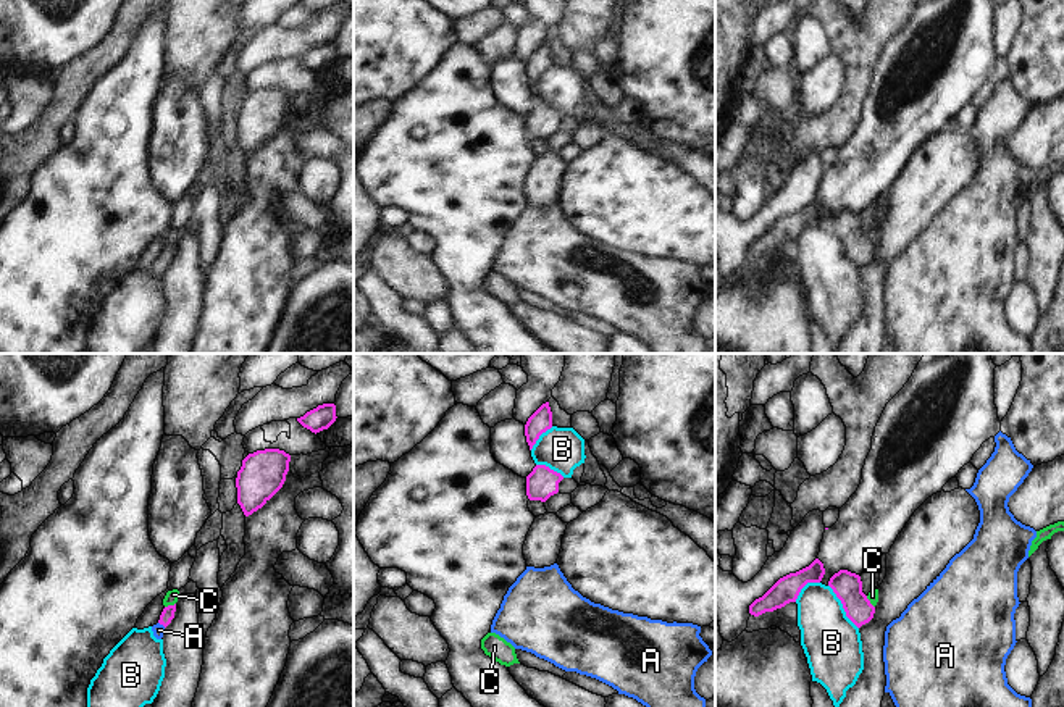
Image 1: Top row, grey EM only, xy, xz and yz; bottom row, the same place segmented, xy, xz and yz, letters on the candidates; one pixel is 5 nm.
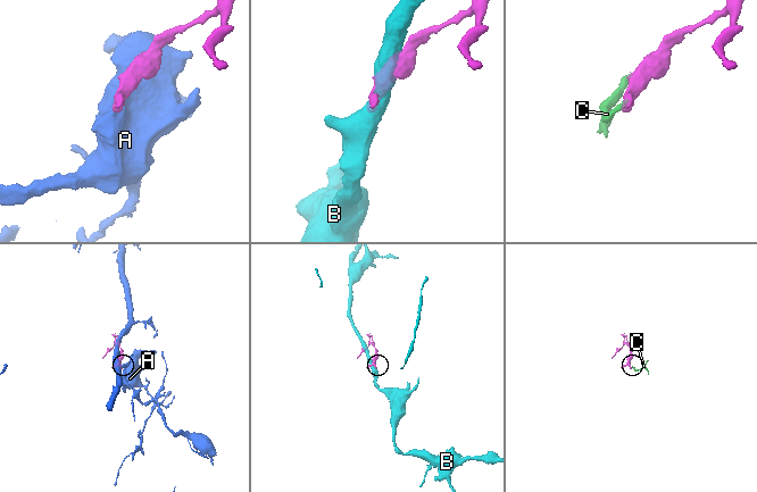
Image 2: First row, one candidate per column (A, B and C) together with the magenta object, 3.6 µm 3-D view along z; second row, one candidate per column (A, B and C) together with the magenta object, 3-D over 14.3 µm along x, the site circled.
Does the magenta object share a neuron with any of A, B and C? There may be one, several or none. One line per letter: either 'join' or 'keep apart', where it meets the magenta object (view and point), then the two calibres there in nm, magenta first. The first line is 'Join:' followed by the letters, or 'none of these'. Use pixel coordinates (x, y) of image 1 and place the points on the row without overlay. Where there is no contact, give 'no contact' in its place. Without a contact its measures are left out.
Join: A
A: join; contact xy (162, 262); calibres 70 and 60 nm
B: keep apart; contact yz (843, 246); calibres 140 and 280 nm
C: keep apart; contact xy (170, 244); calibres 70 and 70 nm

